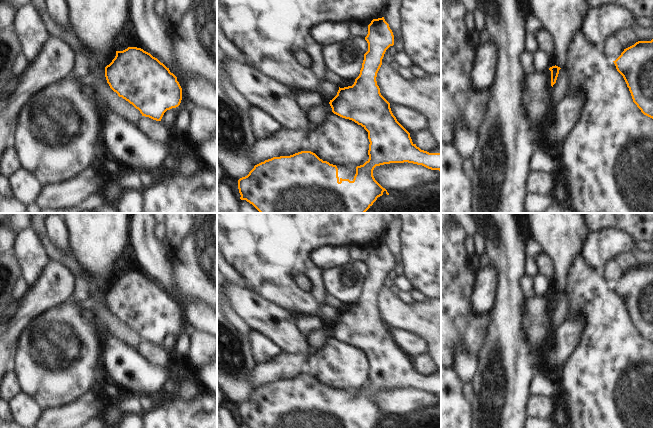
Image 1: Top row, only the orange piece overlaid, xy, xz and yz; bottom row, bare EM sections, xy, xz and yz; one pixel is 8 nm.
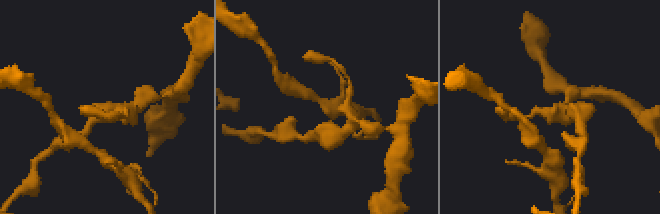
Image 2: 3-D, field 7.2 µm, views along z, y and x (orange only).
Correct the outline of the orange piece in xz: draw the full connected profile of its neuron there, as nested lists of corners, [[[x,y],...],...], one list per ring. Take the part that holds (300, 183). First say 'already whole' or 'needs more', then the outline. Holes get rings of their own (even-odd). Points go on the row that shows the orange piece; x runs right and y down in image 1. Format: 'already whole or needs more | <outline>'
already whole | [[[384,17],[371,21],[365,40],[368,51],[364,54],[359,76],[352,86],[339,87],[337,95],[329,102],[334,114],[354,121],[368,132],[369,159],[356,167],[354,179],[339,178],[336,165],[323,161],[311,151],[301,151],[255,165],[247,176],[238,180],[241,200],[252,204],[260,213],[365,213],[384,191],[389,195],[373,176],[376,166],[408,162],[441,171],[441,153],[421,150],[412,142],[410,133],[397,121],[377,85],[376,77],[384,54],[394,45],[393,32]]]

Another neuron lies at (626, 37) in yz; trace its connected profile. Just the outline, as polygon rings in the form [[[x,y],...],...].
[[[622,29],[615,34],[616,39],[624,49],[634,45],[639,41],[638,36],[629,29]]]

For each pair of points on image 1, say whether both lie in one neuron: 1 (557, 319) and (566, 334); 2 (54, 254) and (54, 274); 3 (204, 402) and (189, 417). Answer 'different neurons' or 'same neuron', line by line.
1: different neurons
2: different neurons
3: same neuron

